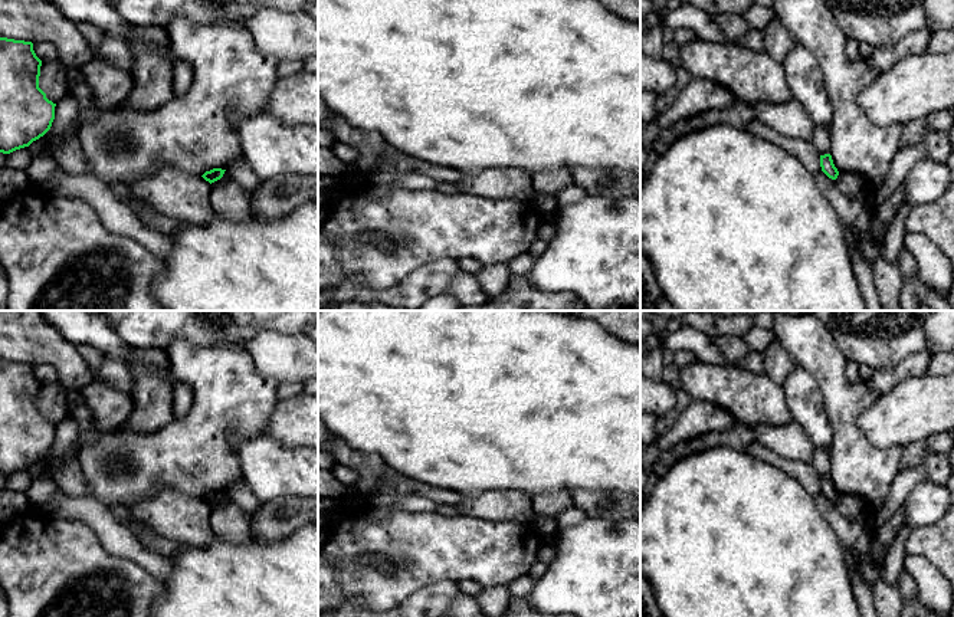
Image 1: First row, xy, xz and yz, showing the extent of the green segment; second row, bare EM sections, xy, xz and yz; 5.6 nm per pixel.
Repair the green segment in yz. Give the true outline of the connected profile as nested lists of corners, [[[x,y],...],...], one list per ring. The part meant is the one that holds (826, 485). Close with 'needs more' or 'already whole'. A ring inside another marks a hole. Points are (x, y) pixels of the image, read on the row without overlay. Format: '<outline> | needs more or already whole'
[[[830,476],[820,477],[820,489],[822,489],[822,493],[823,493],[829,501],[832,501],[832,502],[836,502],[836,501],[837,501],[839,493],[837,493],[837,490],[835,489]]] | already whole

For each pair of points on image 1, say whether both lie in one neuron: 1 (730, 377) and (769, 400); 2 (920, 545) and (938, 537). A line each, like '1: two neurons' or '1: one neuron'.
1: one neuron
2: one neuron

